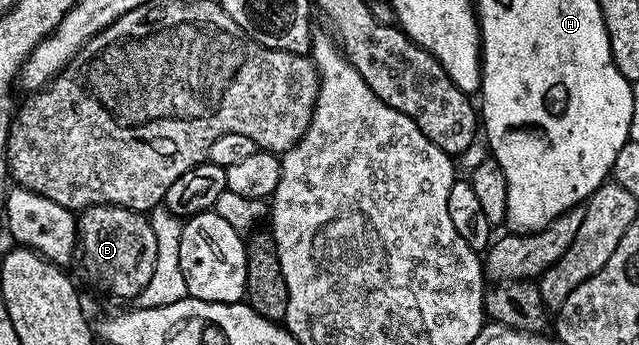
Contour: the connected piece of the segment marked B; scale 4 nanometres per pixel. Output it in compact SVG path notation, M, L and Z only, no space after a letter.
M92 205L78 217L78 262L88 281L116 297L139 298L154 275L158 239L151 220L143 213L117 205Z

